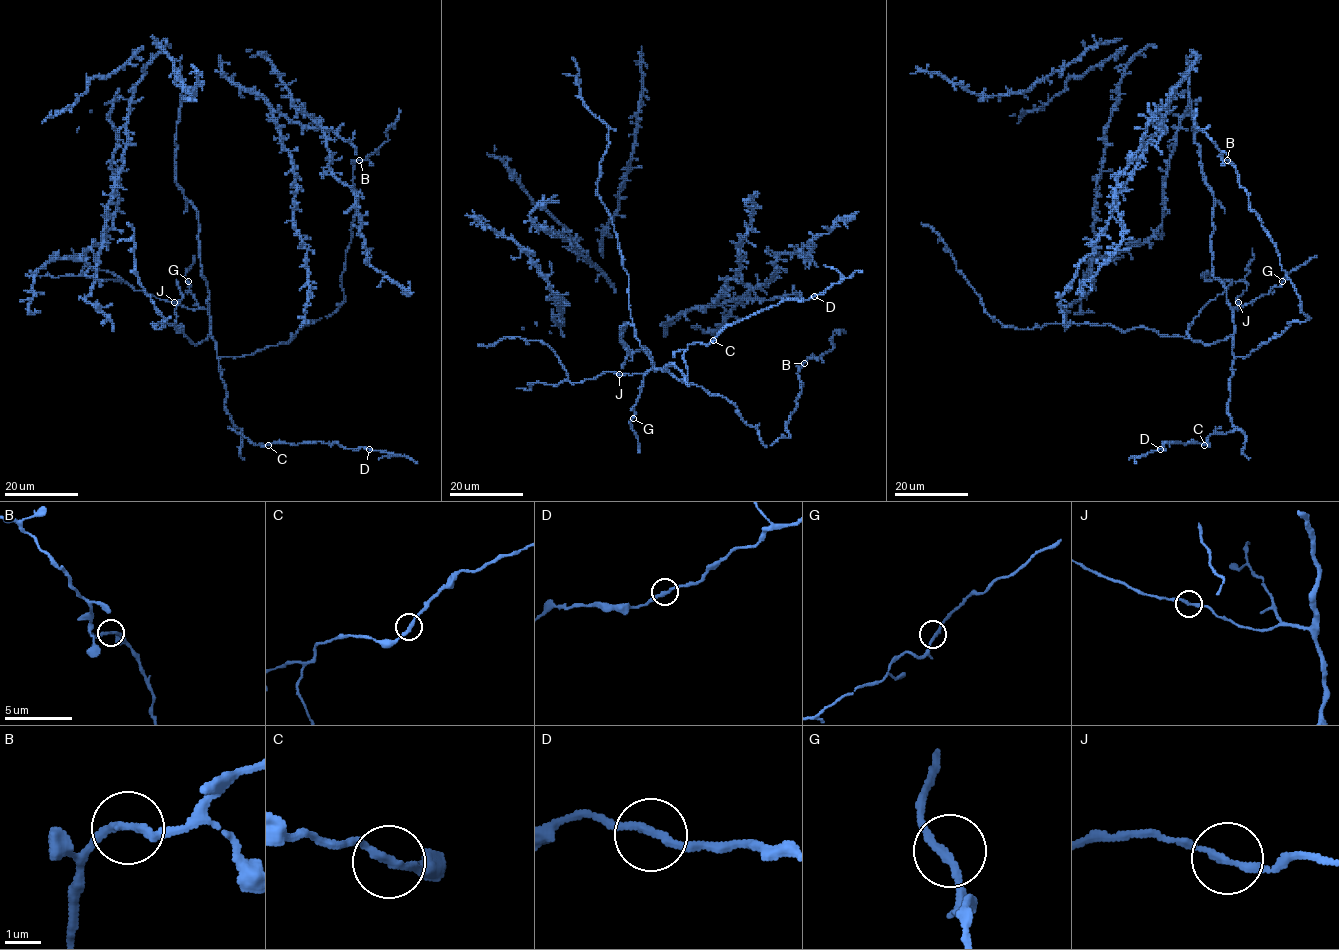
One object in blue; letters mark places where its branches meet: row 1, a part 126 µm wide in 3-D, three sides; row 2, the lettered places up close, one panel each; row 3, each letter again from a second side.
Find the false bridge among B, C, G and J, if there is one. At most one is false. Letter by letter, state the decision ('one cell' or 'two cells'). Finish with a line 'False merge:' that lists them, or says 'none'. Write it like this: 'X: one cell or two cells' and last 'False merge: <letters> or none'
B: one cell
C: one cell
G: one cell
J: one cell
False merge: none

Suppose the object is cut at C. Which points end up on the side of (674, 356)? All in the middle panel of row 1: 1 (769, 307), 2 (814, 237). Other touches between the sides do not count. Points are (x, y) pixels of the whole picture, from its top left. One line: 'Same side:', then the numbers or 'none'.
Same side: 2

